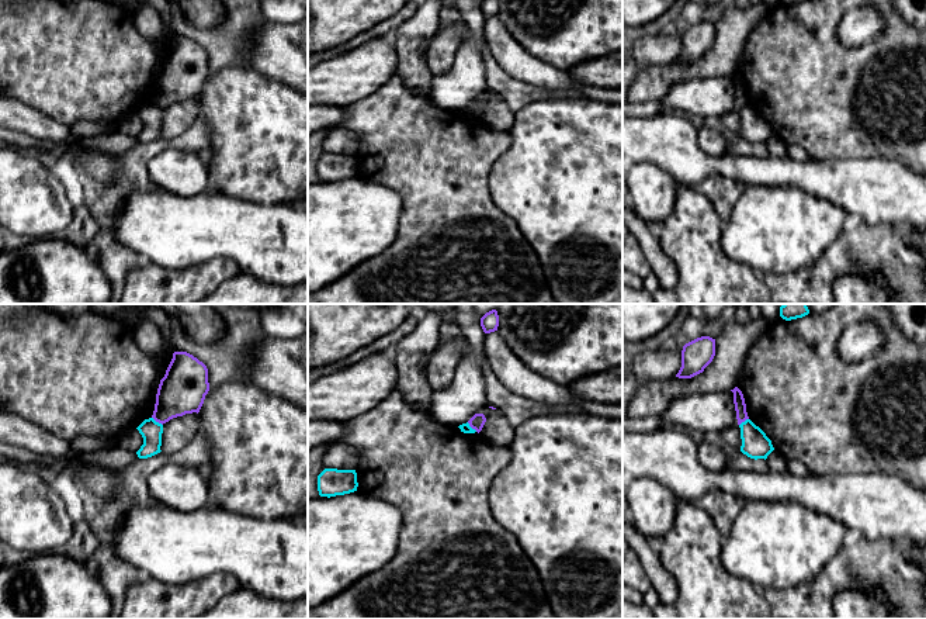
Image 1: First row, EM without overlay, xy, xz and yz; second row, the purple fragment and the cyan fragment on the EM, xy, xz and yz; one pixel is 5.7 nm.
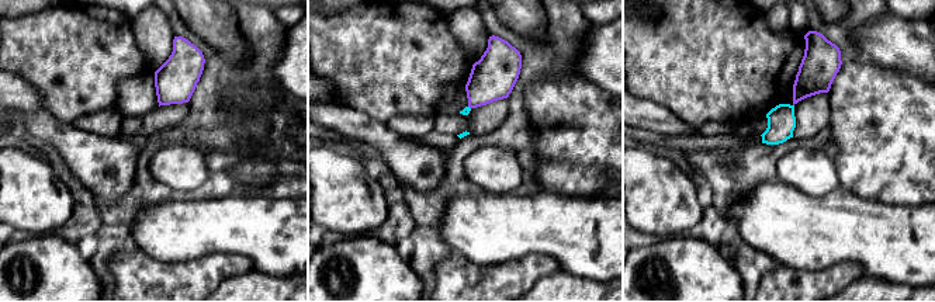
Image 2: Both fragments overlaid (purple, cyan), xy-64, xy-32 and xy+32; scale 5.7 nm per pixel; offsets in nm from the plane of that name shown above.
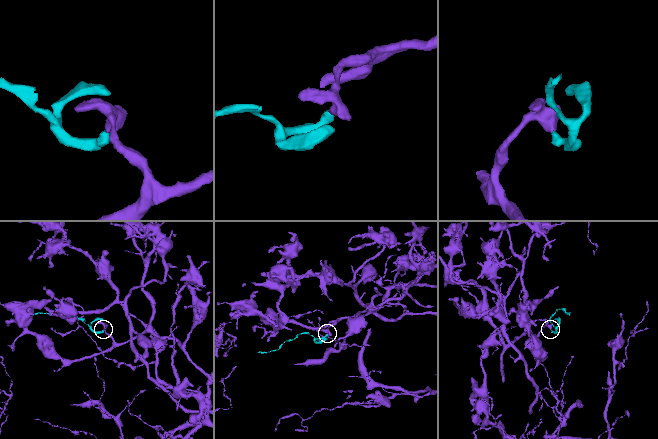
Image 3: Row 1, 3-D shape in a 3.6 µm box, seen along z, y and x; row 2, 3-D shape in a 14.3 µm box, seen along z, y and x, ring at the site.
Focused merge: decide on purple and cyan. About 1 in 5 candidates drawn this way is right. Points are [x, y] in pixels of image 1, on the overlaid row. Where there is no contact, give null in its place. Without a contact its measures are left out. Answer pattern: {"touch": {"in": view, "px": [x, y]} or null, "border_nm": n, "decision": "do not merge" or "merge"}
{"touch": {"in": "xy", "px": [158, 421]}, "border_nm": 80, "decision": "do not merge"}

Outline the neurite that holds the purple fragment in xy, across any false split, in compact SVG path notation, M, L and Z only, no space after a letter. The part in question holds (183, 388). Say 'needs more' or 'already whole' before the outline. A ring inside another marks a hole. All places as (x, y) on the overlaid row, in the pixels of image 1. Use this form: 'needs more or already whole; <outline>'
already whole; M174 352L160 380L152 418L163 425L185 414L198 414L208 391L207 366L187 352Z

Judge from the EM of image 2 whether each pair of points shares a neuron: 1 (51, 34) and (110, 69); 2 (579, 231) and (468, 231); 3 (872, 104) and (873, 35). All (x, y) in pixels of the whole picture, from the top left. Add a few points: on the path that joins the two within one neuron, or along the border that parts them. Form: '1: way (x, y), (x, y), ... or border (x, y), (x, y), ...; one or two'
1: way (65, 48), (71, 54), (96, 55); one
2: way (551, 231), (497, 231); one
3: border (863, 56), (904, 73); two

